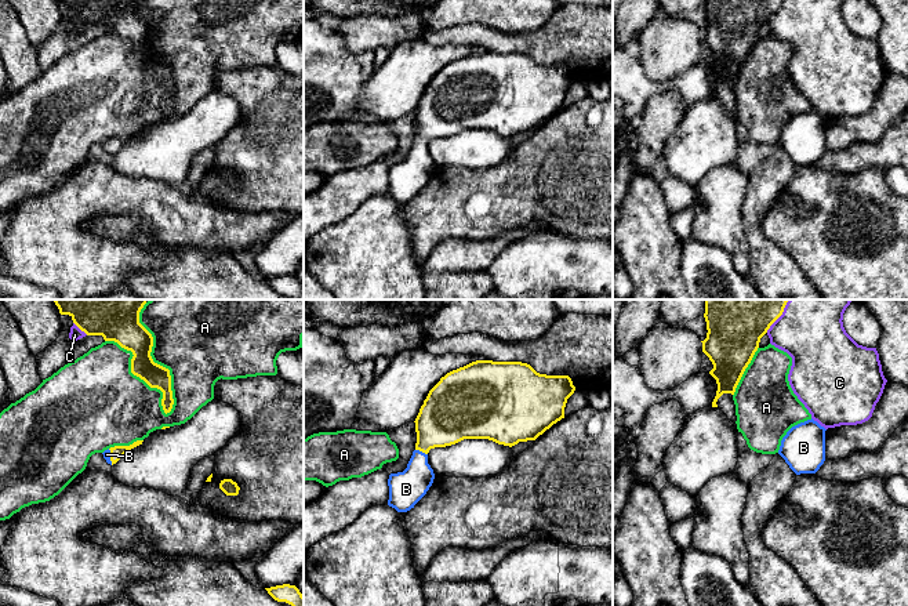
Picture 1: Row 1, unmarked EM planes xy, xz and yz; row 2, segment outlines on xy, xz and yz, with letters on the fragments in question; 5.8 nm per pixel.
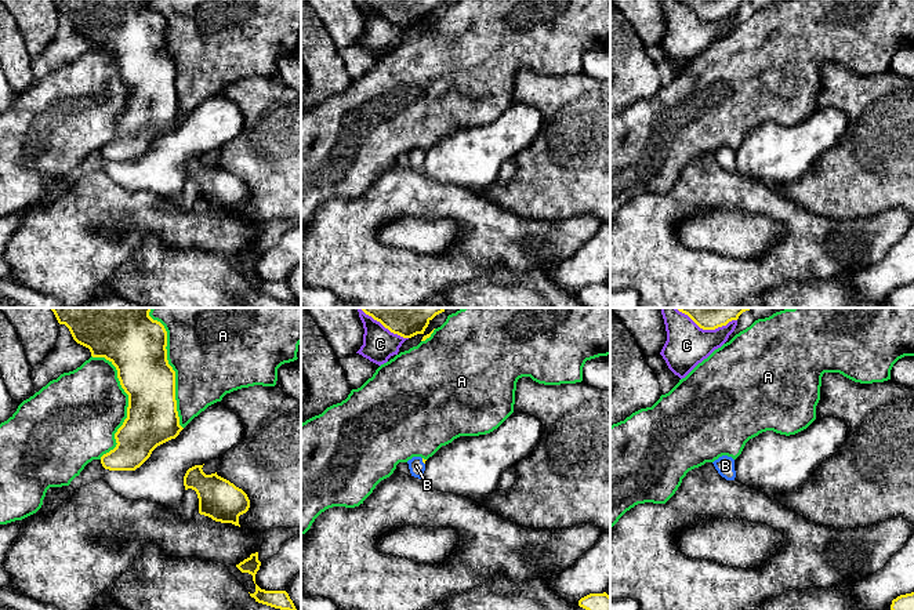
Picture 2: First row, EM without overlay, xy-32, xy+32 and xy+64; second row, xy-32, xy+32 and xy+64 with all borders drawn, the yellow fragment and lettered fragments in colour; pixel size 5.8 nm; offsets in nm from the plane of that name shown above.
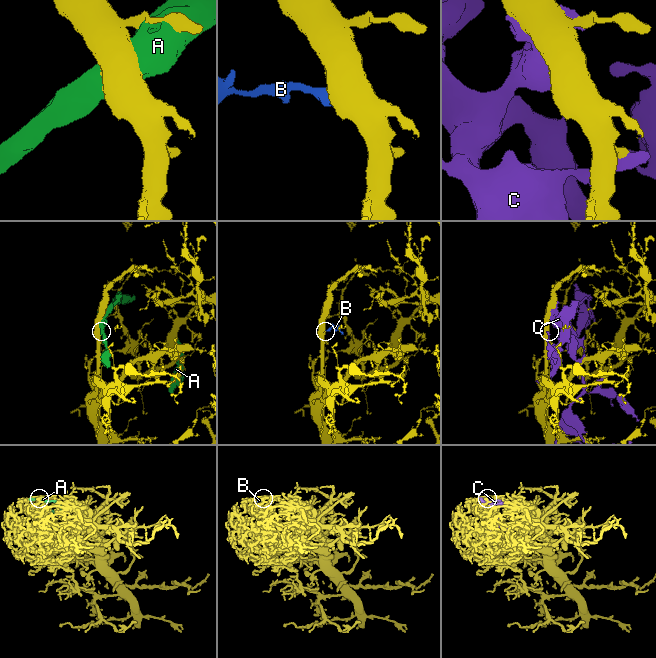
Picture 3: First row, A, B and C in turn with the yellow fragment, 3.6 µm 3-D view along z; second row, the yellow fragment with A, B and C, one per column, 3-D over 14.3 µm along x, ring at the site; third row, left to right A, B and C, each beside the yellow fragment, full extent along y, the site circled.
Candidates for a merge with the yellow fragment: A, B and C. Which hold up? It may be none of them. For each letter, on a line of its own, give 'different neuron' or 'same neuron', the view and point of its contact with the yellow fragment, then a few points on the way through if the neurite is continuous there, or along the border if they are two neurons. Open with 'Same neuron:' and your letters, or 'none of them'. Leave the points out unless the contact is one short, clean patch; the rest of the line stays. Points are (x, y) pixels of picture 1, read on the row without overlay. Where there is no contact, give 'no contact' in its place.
Same neuron: B
A: different neuron | xy (156, 54)
B: same neuron | xz (421, 141) | across xz (446, 108), (431, 123), (421, 141), (418, 167), (406, 180)
C: different neuron | xy (80, 20)

